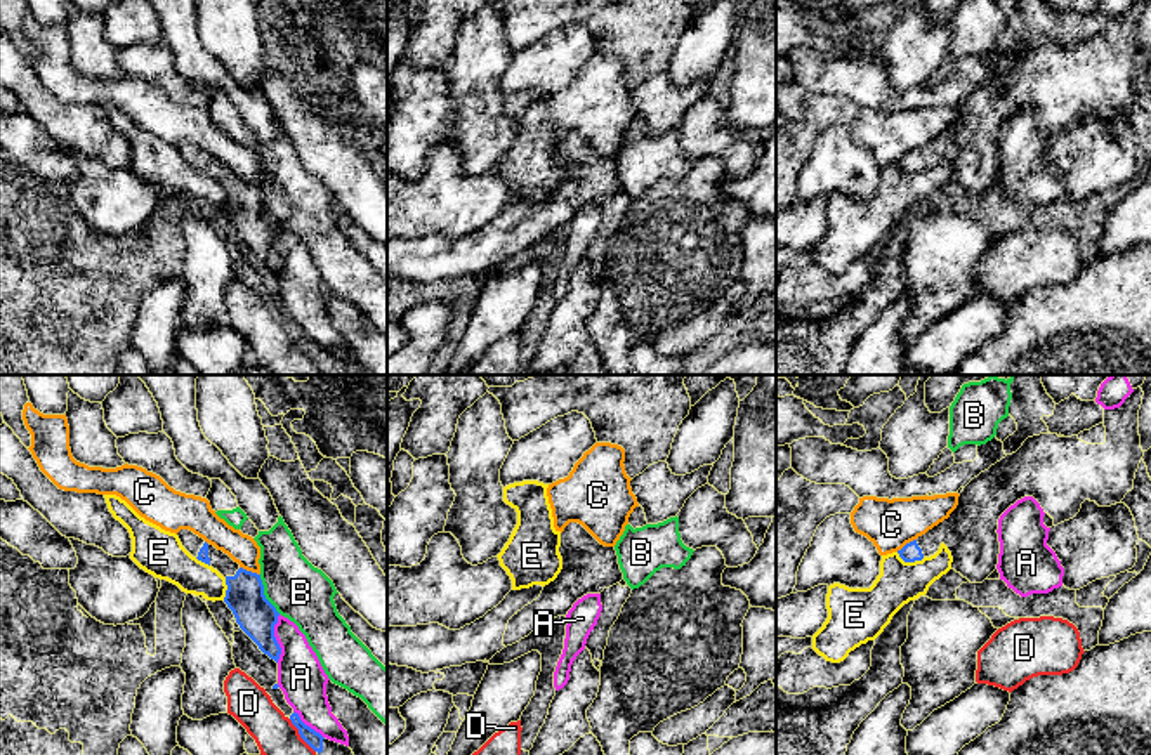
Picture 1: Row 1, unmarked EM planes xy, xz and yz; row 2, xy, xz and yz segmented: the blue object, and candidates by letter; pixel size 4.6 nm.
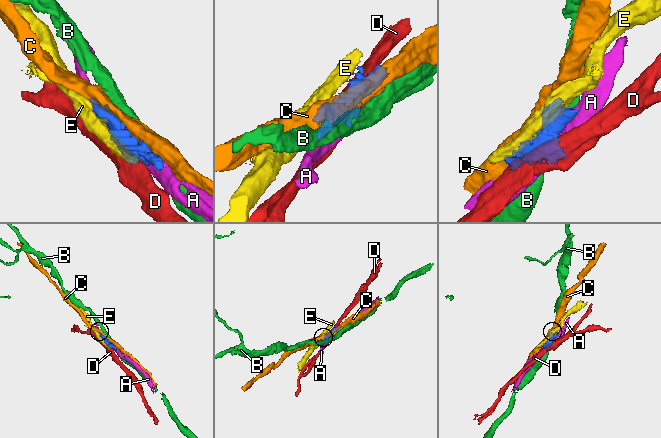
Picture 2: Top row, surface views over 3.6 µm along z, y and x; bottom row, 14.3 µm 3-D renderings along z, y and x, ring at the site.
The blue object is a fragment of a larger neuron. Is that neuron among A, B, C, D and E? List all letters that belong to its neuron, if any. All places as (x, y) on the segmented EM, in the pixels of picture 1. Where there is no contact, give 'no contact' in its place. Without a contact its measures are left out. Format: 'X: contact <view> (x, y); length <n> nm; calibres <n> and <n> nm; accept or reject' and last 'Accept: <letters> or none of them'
A: contact xy (275, 639); length 220 nm; calibres 180 and 220 nm; reject
B: contact xy (263, 594); length 200 nm; calibres 180 and 280 nm; reject
C: contact xy (250, 571); length 100 nm; calibres 180 and 140 nm; reject
D: contact xy (301, 736); length 200 nm; calibres 80 and 190 nm; reject
E: contact yz (910, 561); length 140 nm; calibres 90 and 200 nm; reject
Accept: none of them

